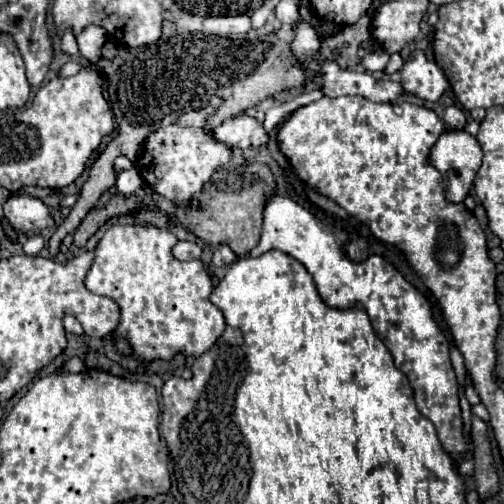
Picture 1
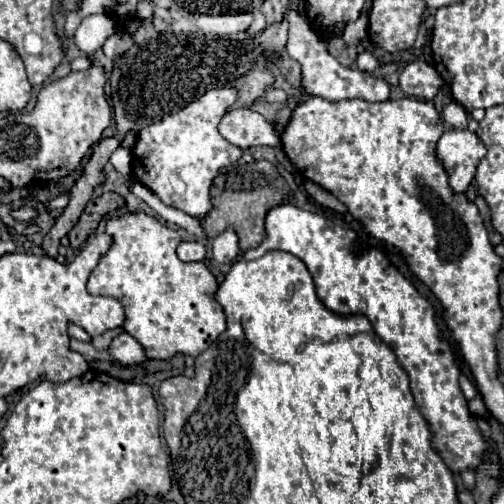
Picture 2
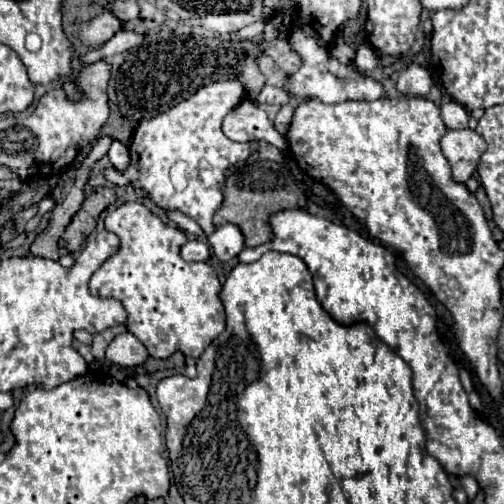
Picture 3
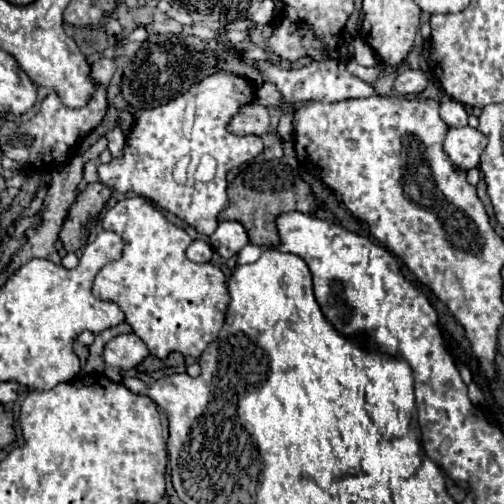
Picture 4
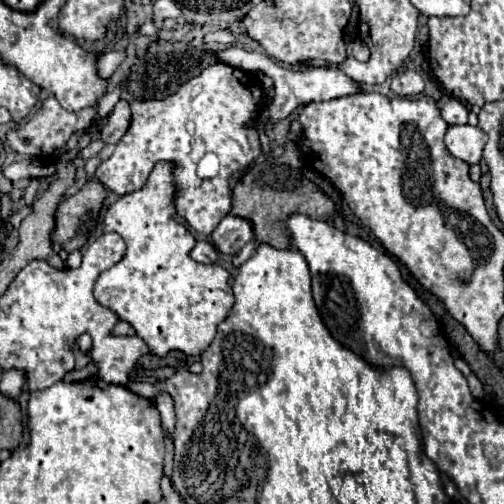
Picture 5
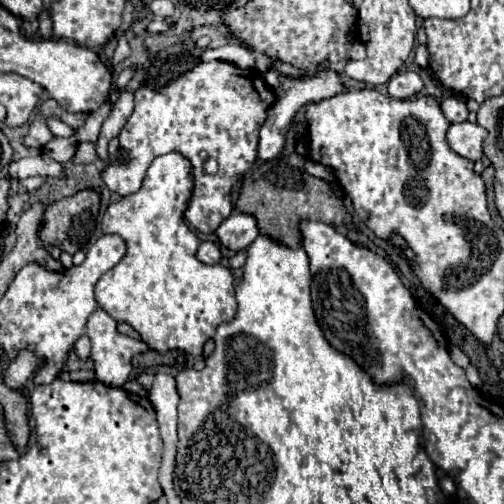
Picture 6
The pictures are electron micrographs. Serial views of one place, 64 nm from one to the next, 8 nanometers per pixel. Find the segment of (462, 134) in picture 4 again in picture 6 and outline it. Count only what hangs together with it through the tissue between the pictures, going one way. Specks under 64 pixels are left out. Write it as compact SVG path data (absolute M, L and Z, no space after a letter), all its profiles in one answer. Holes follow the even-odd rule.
M460 122L460 124L450 124L446 140L458 156L476 162L482 158L482 142L486 136L488 132L482 126L472 122Z

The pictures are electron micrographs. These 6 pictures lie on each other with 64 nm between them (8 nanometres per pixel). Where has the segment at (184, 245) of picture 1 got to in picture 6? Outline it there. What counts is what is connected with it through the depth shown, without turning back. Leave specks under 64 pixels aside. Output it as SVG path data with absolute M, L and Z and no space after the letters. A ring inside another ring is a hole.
M202 242L196 252L196 258L204 264L216 264L220 260L220 248L214 242Z

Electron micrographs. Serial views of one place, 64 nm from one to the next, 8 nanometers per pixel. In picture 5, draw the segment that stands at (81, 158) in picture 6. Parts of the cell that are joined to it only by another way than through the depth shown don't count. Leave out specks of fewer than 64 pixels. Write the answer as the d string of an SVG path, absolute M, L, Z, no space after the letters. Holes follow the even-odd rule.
M98 138L98 140L92 140L85 148L83 148L78 156L82 159L88 159L98 156L98 152L104 148L104 142Z

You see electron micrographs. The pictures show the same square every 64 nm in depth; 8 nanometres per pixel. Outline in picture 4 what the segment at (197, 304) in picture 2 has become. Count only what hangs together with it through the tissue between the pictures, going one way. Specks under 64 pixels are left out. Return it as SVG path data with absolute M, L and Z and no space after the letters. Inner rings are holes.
M126 198L120 200L114 208L110 208L102 222L104 230L116 232L124 240L124 252L120 260L114 260L106 264L94 278L92 294L98 300L110 300L116 302L124 314L126 322L132 326L134 334L142 338L142 342L148 346L150 354L156 358L166 358L170 352L182 352L184 356L198 358L206 346L218 336L224 318L226 318L226 304L230 300L224 274L222 270L214 268L212 264L196 264L190 262L184 252L192 238L172 222L168 222L158 210L152 208L152 204L144 198Z

